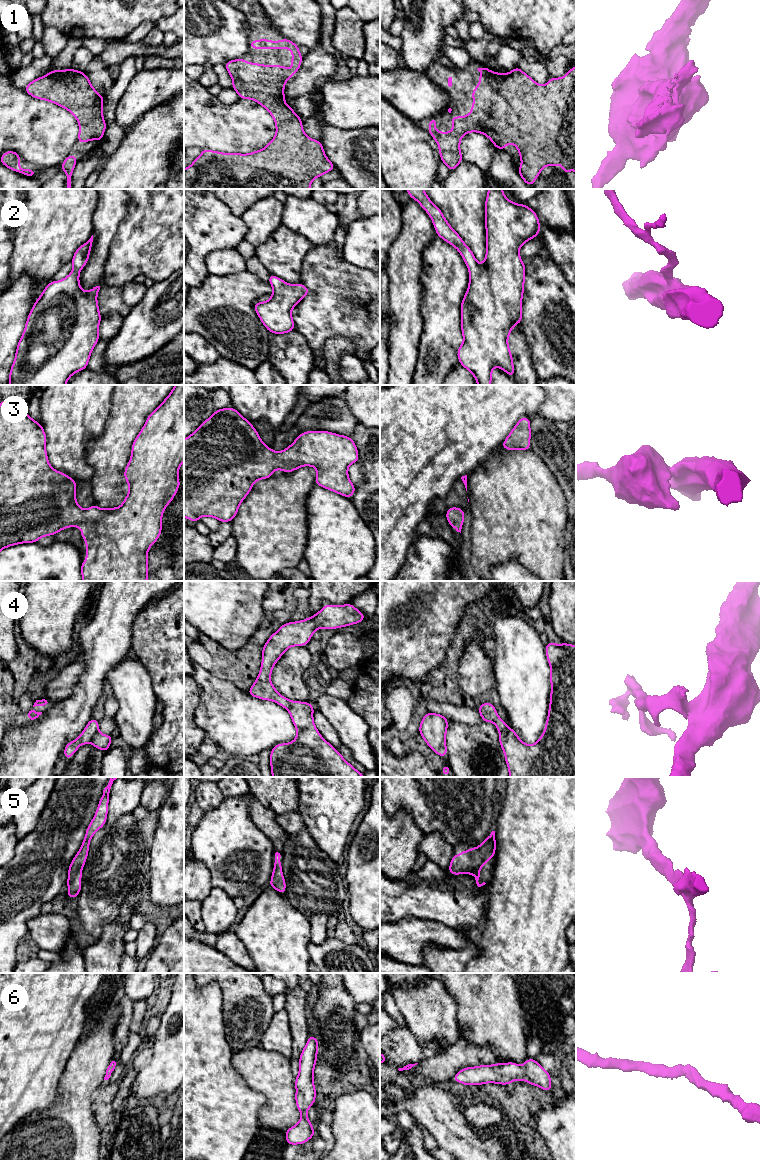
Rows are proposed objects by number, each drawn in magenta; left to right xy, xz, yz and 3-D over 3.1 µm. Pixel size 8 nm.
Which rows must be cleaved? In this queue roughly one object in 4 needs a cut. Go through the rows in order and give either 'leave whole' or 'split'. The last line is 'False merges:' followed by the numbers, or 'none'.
1: leave whole
2: leave whole
3: leave whole
4: split
5: leave whole
6: leave whole
False merges: 4

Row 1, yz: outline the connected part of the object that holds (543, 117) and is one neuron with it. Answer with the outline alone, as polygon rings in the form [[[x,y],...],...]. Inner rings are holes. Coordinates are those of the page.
[[[518,66],[511,72],[499,74],[488,68],[477,69],[481,76],[479,84],[472,90],[474,102],[467,116],[451,116],[453,130],[451,132],[437,132],[435,120],[430,121],[428,133],[439,146],[441,161],[454,171],[463,160],[460,151],[460,141],[469,132],[478,132],[487,136],[495,146],[495,149],[505,150],[508,143],[512,143],[518,149],[522,166],[517,170],[525,184],[533,186],[541,170],[545,166],[557,168],[562,162],[562,173],[572,170],[576,172],[576,66],[572,67],[563,78],[550,77],[547,85],[539,85],[530,76],[524,73]]]

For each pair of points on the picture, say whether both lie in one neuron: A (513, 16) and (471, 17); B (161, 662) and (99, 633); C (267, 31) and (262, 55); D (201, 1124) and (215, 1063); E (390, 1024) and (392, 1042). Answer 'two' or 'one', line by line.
A: two
B: two
C: one
D: one
E: two

